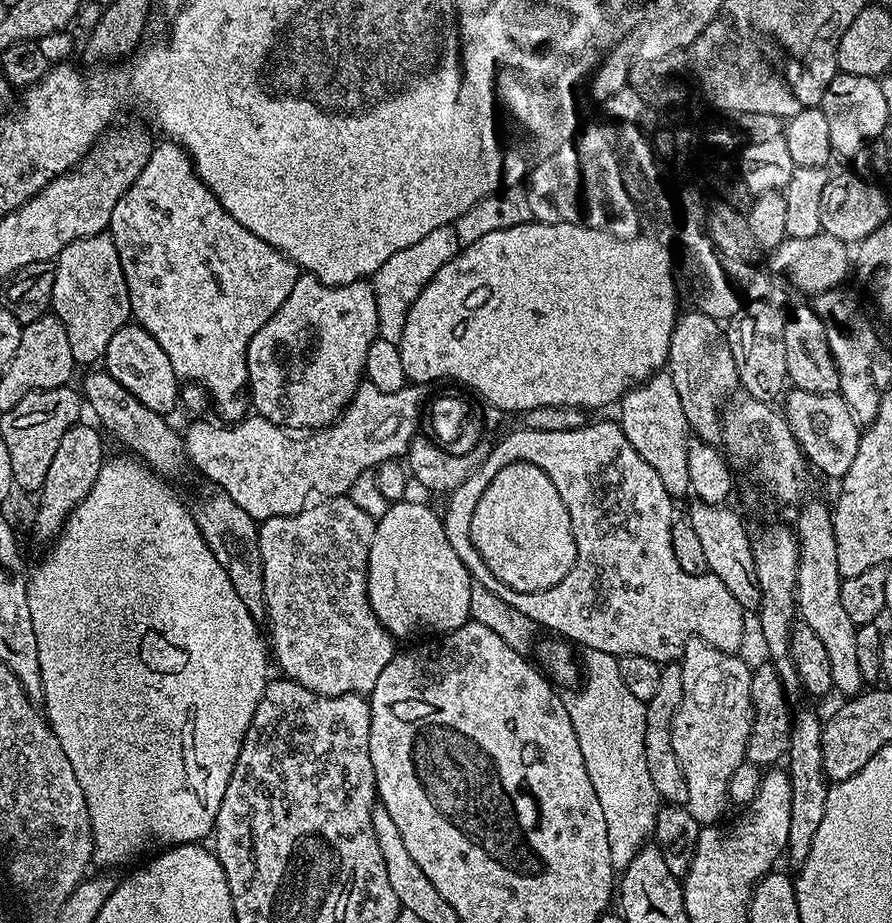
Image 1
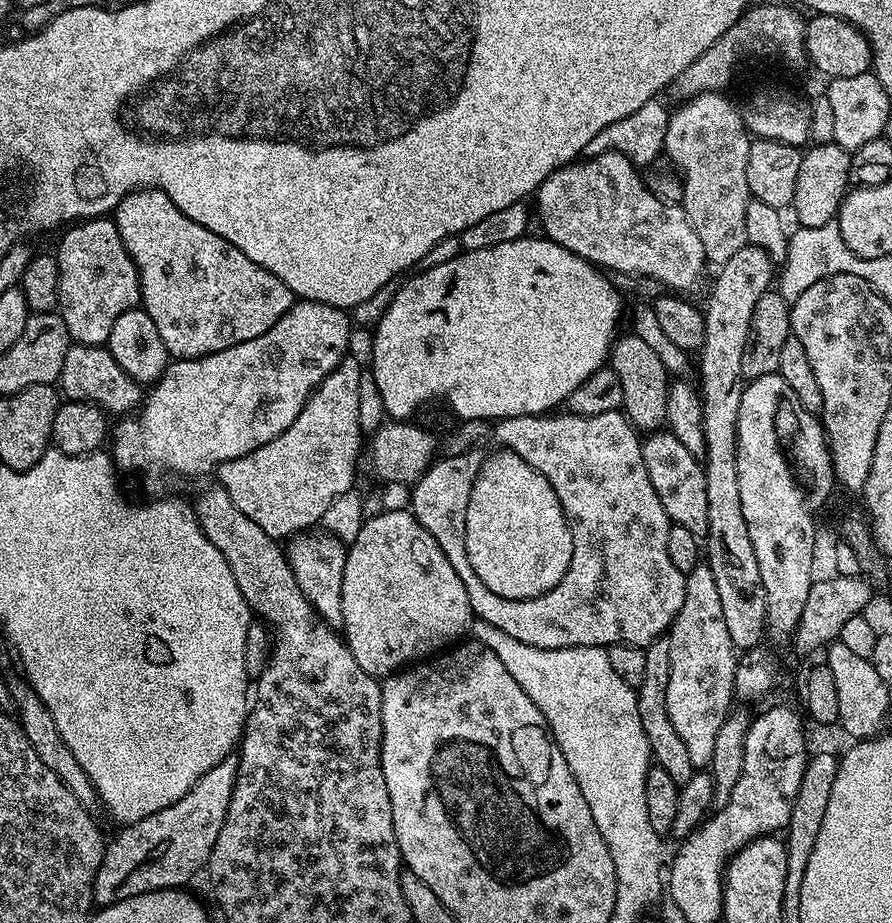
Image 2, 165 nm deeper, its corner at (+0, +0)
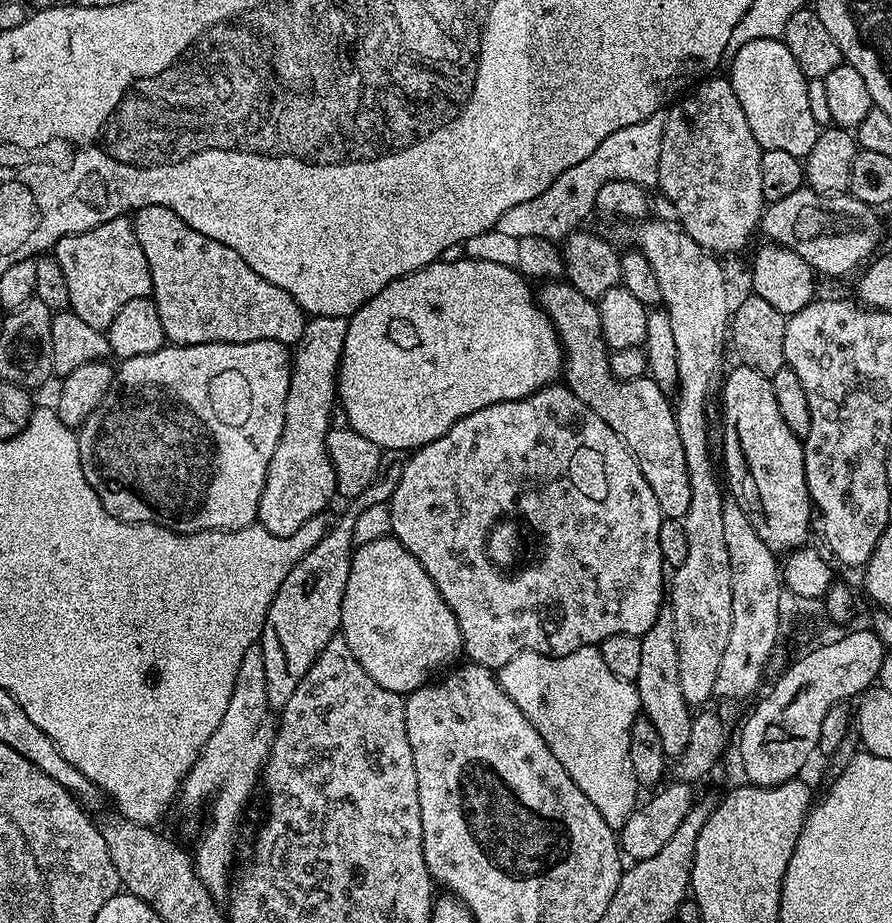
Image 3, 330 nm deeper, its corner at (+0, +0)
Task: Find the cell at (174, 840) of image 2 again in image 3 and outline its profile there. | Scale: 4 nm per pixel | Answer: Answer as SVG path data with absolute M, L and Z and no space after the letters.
M383 449L373 481L361 494L349 499L346 510L329 527L318 546L309 550L292 567L290 574L286 574L286 582L278 586L278 594L274 594L274 602L270 602L270 610L266 614L266 622L258 641L262 650L262 662L266 666L266 698L269 709L284 709L298 682L323 654L324 647L341 631L341 608L354 553L354 525L362 511L392 499L394 490L401 481L407 457L406 450Z

